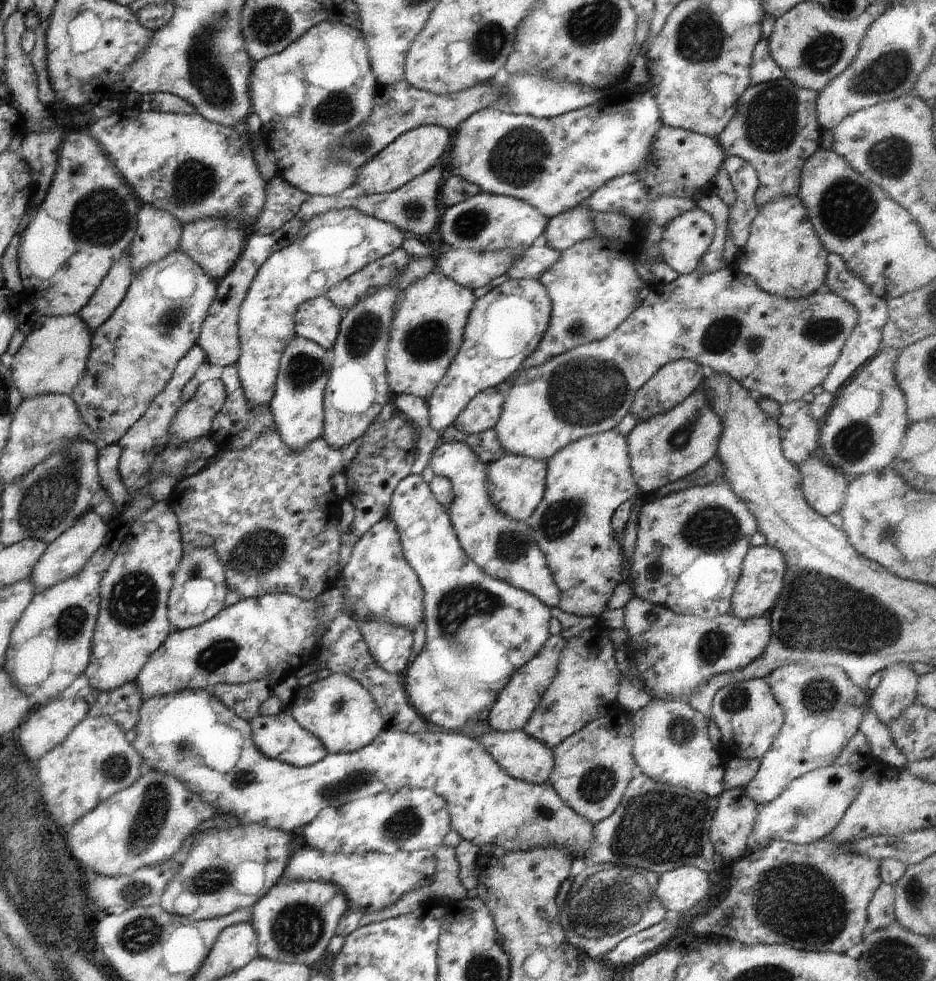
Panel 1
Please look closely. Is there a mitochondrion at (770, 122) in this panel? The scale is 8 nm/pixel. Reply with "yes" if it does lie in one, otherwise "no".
yes

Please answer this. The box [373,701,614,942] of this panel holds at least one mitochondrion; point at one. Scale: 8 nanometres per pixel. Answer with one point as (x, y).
(406, 822)

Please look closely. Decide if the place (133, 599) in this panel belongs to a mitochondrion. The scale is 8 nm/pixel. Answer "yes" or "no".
yes

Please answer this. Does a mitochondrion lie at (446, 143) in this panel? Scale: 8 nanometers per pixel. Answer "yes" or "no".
no

